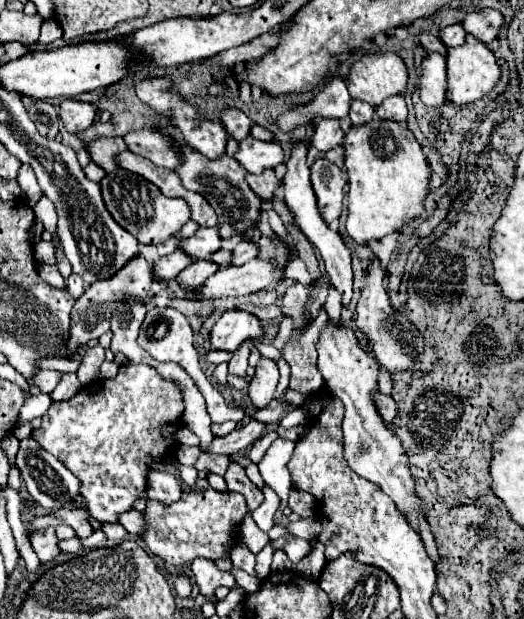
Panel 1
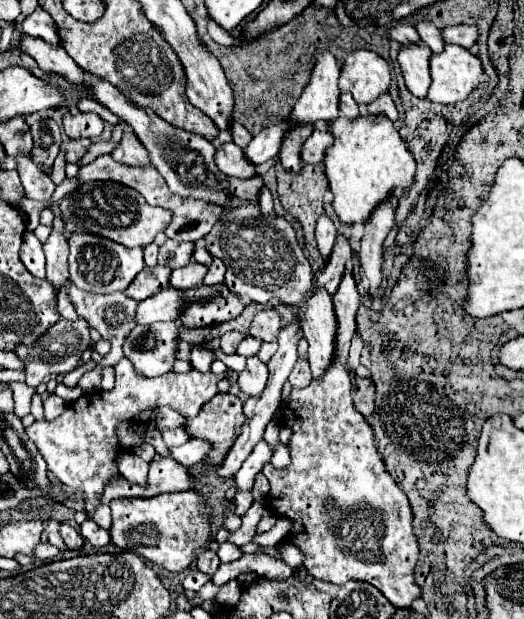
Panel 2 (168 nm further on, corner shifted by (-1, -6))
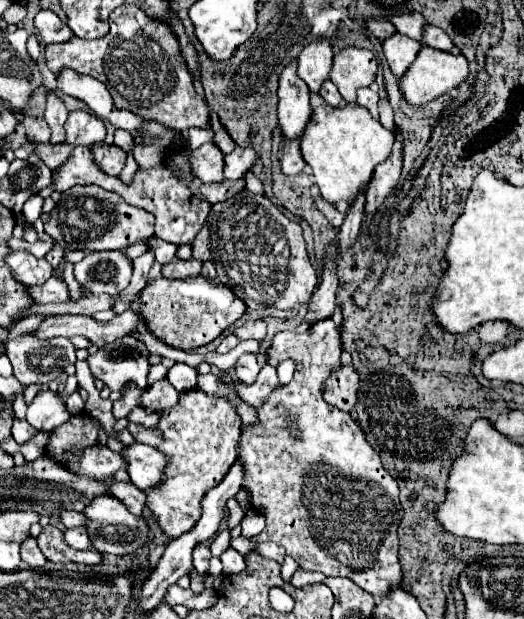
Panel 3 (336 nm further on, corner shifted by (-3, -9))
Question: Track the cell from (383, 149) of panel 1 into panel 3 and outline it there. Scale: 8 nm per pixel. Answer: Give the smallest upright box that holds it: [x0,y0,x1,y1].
[301,104,393,204]

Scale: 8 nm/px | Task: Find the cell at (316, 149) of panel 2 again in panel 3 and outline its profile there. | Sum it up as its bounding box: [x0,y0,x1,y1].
[279,140,309,176]

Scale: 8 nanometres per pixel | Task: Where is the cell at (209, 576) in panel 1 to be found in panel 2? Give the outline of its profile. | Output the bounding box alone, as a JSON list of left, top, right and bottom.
[197,549,219,577]

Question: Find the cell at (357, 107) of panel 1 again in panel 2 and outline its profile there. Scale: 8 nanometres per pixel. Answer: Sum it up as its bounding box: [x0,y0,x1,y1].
[339,93,361,119]

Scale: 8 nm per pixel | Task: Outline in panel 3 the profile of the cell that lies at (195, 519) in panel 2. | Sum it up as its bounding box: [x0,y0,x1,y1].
[83,496,147,554]

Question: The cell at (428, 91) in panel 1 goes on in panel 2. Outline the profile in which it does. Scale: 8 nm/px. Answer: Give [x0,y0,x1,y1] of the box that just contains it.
[399,45,431,97]

